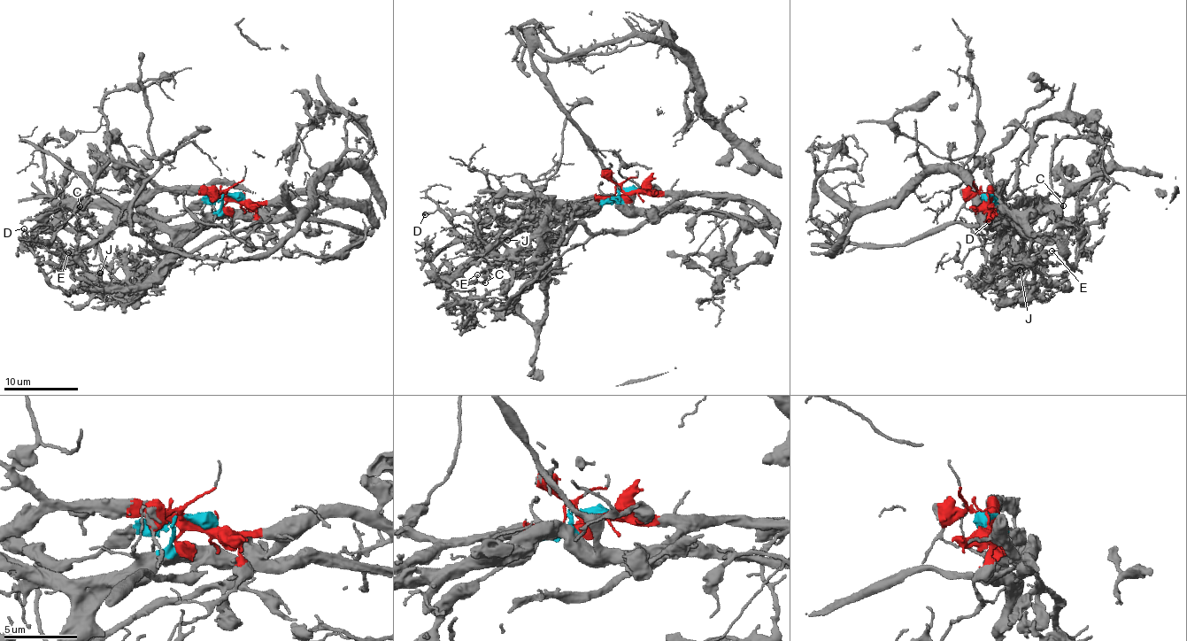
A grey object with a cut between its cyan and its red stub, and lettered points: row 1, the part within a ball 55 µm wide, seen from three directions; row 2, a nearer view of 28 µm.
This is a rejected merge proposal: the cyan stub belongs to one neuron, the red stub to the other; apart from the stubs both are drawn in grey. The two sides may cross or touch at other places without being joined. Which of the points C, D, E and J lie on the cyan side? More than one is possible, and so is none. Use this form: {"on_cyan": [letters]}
{"on_cyan": ["C", "E", "J"]}

